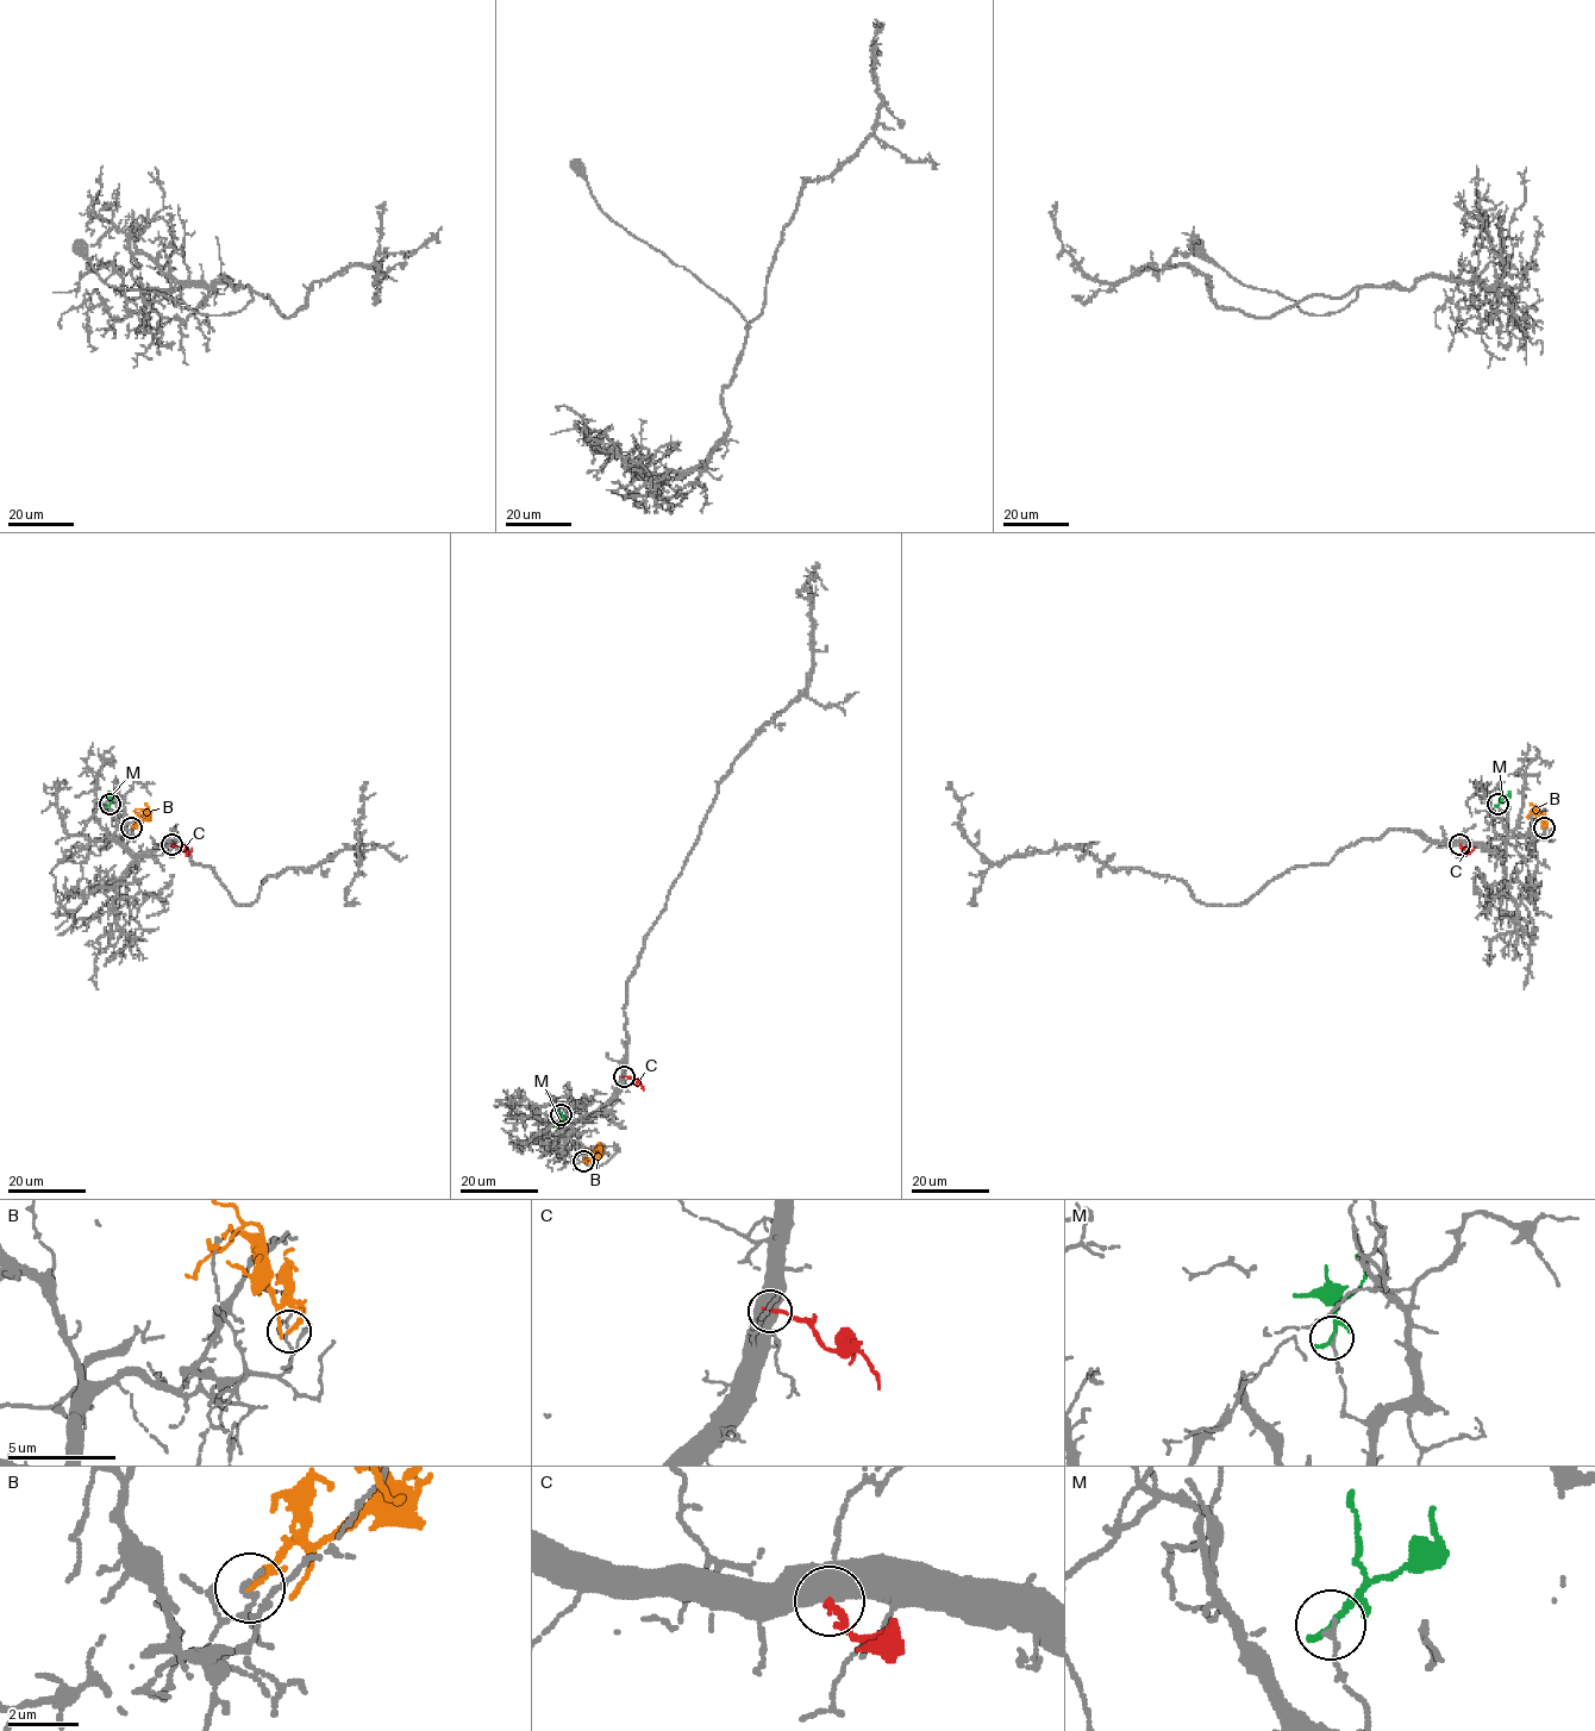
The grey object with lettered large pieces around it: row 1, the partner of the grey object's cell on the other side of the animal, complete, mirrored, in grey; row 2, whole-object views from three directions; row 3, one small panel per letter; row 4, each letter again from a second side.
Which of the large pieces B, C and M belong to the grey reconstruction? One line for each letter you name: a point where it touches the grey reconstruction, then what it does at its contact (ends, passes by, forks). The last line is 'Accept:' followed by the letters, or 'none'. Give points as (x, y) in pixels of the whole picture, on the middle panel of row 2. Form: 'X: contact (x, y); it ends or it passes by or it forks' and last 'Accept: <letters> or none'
Accept: none

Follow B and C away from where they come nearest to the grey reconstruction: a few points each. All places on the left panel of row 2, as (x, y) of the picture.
B: (131, 826), (144, 818), (142, 810), (152, 810)
C: (171, 844), (188, 851), (191, 848)

